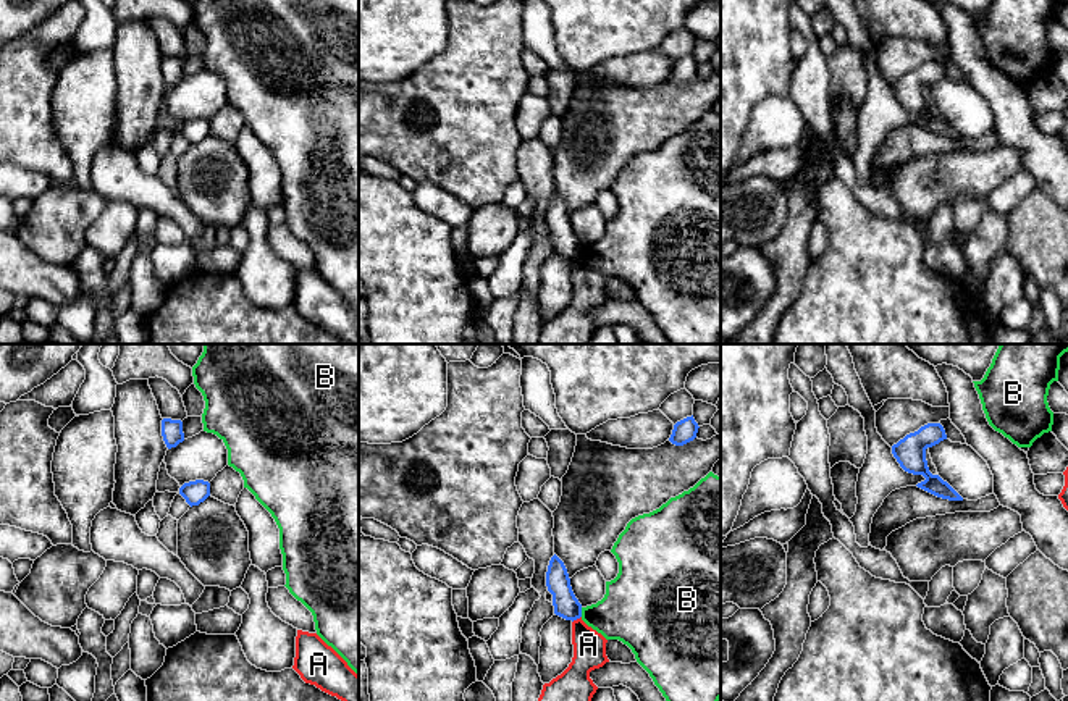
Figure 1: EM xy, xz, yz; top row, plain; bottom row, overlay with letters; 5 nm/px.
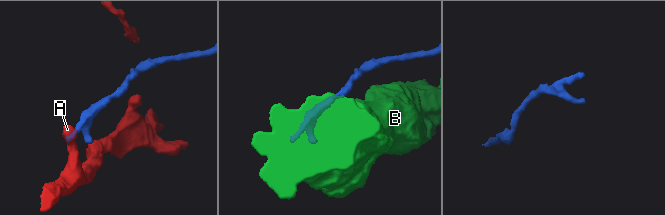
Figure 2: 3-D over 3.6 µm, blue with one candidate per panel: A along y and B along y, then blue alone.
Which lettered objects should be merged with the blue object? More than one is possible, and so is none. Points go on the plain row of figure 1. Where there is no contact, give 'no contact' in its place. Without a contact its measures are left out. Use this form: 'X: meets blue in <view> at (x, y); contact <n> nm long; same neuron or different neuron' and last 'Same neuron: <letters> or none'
A: meets blue in xz at (576, 257); contact 60 nm long; different neuron
B: meets blue in xz at (580, 251); contact 50 nm long; different neuron
Same neuron: none

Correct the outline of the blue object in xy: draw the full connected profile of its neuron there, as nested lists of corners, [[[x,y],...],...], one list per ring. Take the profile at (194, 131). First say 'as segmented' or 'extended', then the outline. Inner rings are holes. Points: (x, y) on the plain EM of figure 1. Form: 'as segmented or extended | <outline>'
as segmented | [[[204,118],[184,121],[179,126],[179,132],[186,137],[186,141],[191,145],[199,144],[210,134],[210,121]]]

